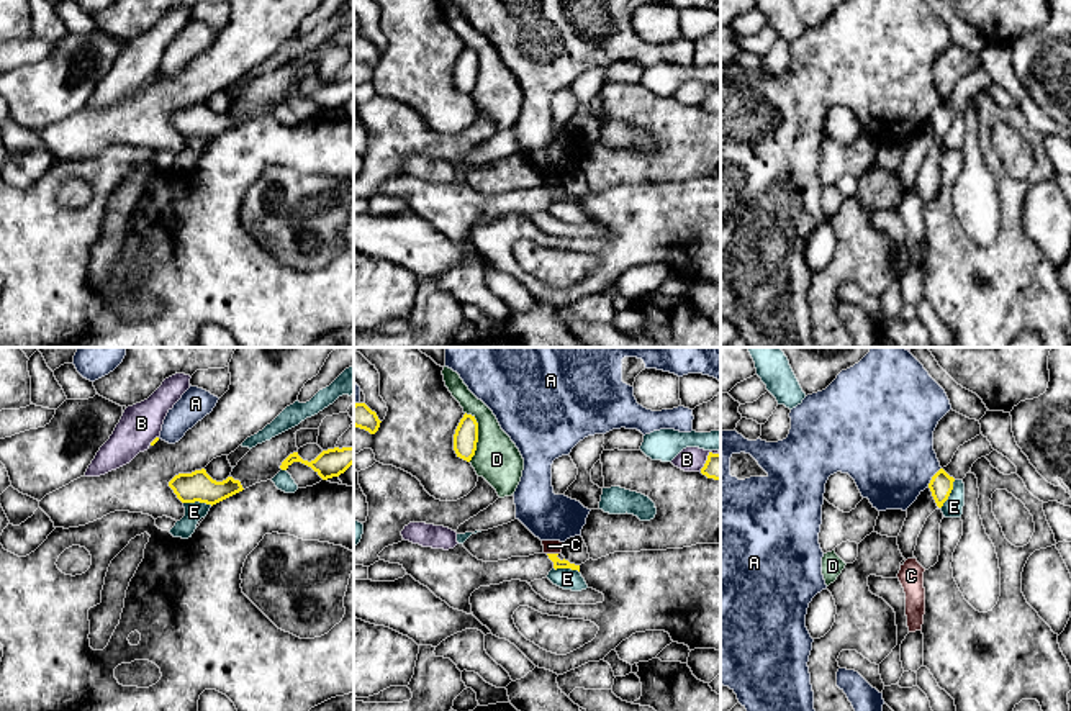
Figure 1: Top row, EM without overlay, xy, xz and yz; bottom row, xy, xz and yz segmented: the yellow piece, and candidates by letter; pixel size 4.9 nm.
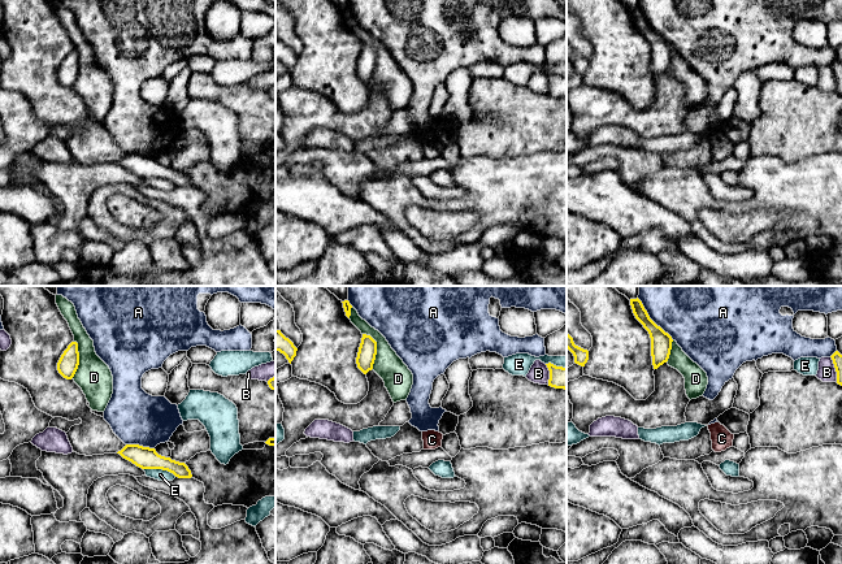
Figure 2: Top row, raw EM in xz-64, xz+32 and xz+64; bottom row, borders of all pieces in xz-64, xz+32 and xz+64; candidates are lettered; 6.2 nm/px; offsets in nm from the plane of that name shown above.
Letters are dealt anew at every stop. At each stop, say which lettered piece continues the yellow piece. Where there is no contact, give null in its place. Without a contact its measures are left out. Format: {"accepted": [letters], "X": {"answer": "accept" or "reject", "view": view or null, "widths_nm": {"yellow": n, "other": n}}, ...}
{"accepted": [], "A": {"answer": "reject", "view": "yz", "widths_nm": {"yellow": 120, "other": 440}}, "B": {"answer": "reject", "view": "xz", "widths_nm": {"yellow": 130, "other": 130}}, "C": {"answer": "reject", "view": "xz", "widths_nm": {"yellow": 50, "other": 60}}, "D": {"answer": "reject", "view": "xz", "widths_nm": {"yellow": 120, "other": 220}}, "E": {"answer": "reject", "view": "xy", "widths_nm": {"yellow": 150, "other": 100}}}

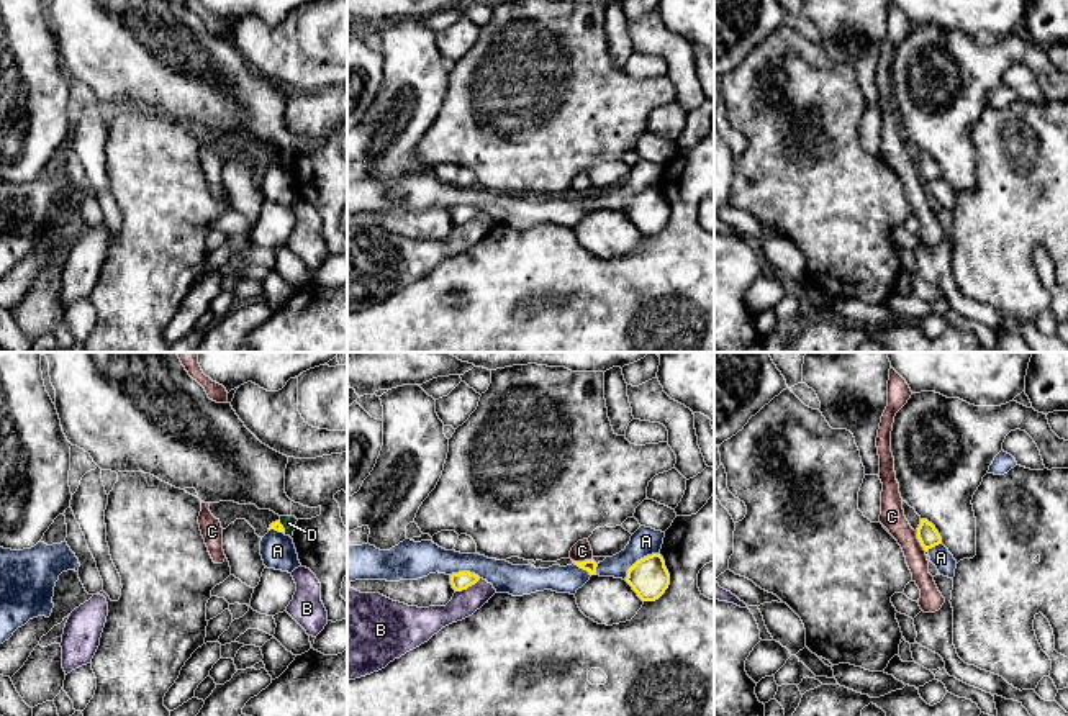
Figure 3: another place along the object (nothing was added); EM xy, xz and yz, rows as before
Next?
{"accepted": [], "A": {"answer": "reject", "view": "xz", "widths_nm": {"yellow": 190, "other": 140}}, "B": {"answer": "reject", "view": "xz", "widths_nm": {"yellow": 90, "other": 140}}, "C": {"answer": "reject", "view": "yz", "widths_nm": {"yellow": 100, "other": 120}}, "D": {"answer": "reject", "view": "xy", "widths_nm": {"yellow": 50, "other": 70}}}

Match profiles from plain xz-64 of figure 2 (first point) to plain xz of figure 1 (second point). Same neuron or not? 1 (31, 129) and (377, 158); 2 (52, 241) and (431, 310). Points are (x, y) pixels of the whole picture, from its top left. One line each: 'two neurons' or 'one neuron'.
1: one neuron
2: one neuron

